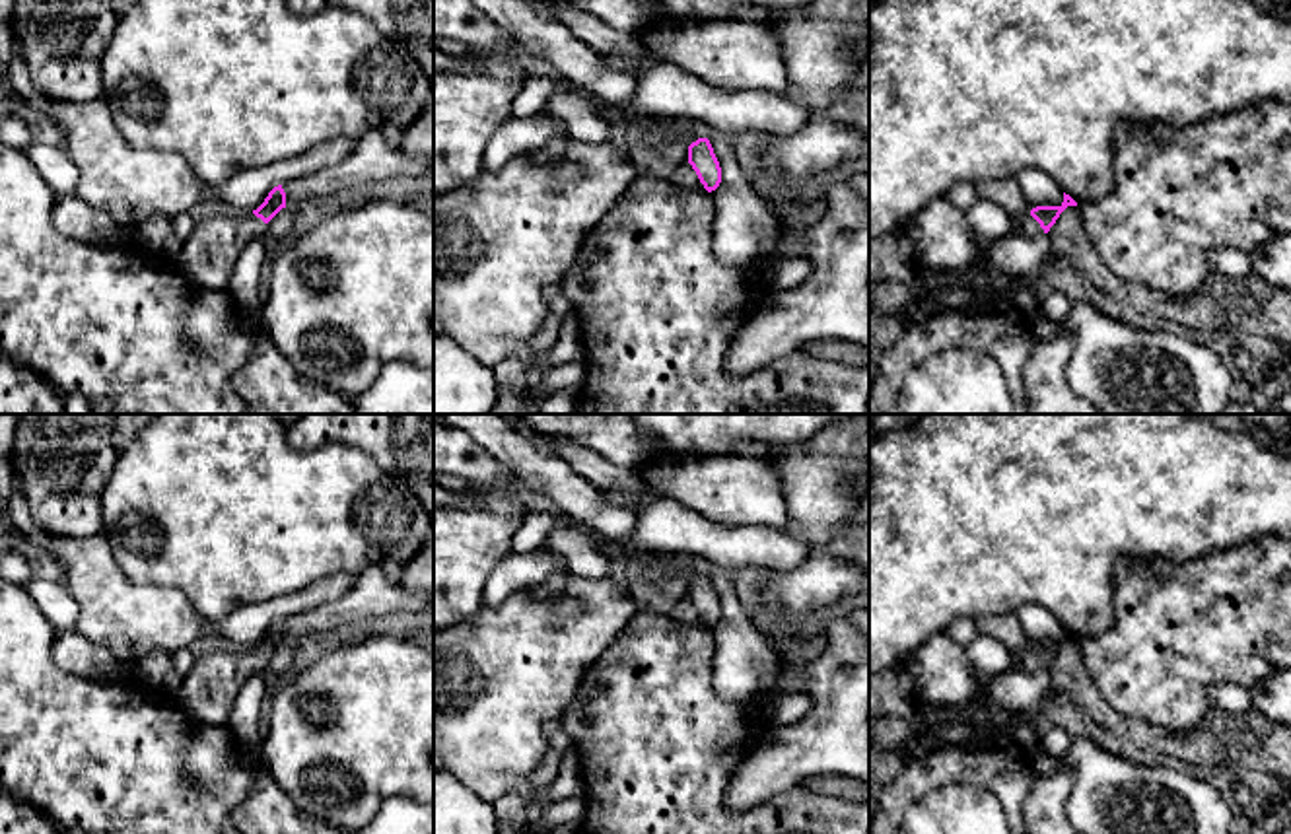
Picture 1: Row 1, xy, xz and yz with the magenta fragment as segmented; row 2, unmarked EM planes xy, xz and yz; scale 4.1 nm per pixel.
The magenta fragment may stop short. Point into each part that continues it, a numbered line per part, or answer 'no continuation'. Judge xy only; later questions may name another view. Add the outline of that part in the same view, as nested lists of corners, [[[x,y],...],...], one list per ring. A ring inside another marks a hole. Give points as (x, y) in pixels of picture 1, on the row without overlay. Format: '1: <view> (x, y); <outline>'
1: xy (207, 694); [[[255,649],[212,651],[196,659],[173,698],[192,721],[226,727],[243,684],[266,665]]]

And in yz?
1: yz (1029, 663); [[[1029,649],[1023,659],[1019,669],[1023,669],[1025,673],[1040,673],[1044,671],[1044,665],[1040,663],[1040,659]]]

